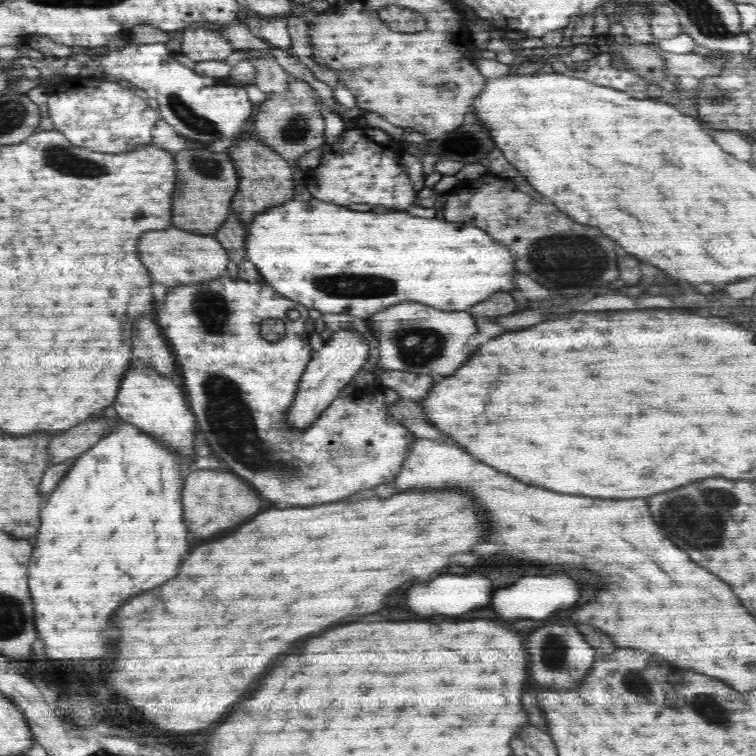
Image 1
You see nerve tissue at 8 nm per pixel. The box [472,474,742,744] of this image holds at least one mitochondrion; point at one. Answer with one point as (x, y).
(709, 506)

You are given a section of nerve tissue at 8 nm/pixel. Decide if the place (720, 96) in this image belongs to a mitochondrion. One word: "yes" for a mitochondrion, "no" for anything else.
yes

